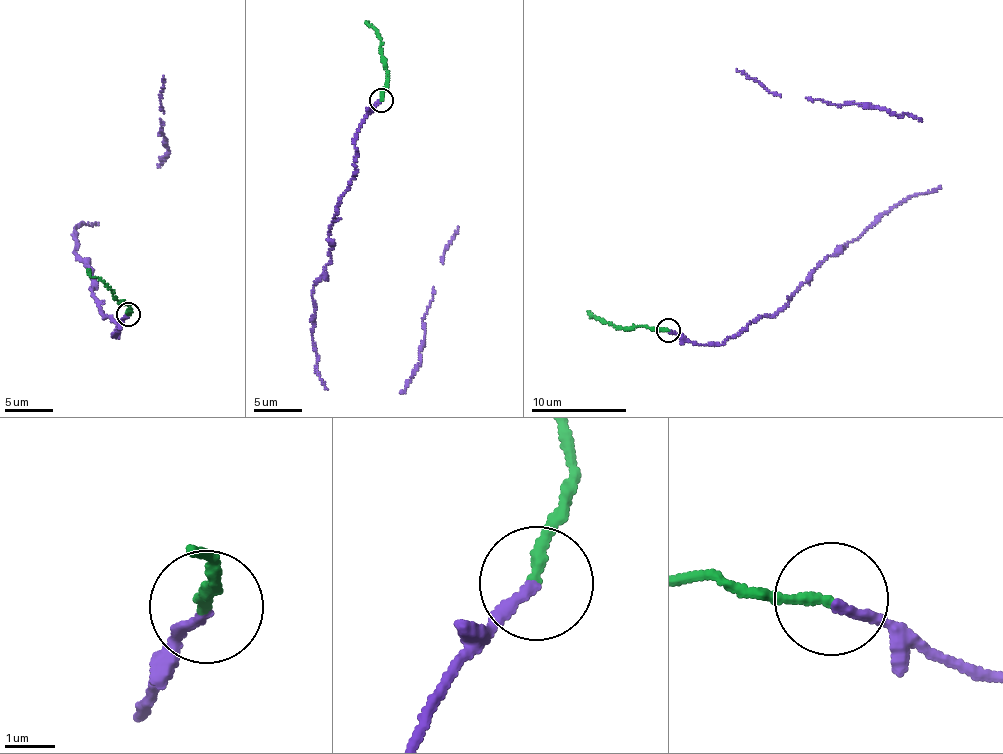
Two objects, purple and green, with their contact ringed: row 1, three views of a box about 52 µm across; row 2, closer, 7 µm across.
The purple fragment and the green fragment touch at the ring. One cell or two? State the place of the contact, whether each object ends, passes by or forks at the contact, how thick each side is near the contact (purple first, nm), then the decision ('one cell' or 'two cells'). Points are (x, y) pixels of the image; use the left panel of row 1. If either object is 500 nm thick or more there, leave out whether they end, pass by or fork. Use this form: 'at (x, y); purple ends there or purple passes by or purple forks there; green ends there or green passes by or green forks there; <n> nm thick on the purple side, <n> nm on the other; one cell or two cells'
at (128, 314); purple ends there; green ends there; 200 nm thick on the purple side, 200 nm on the other; two cells

